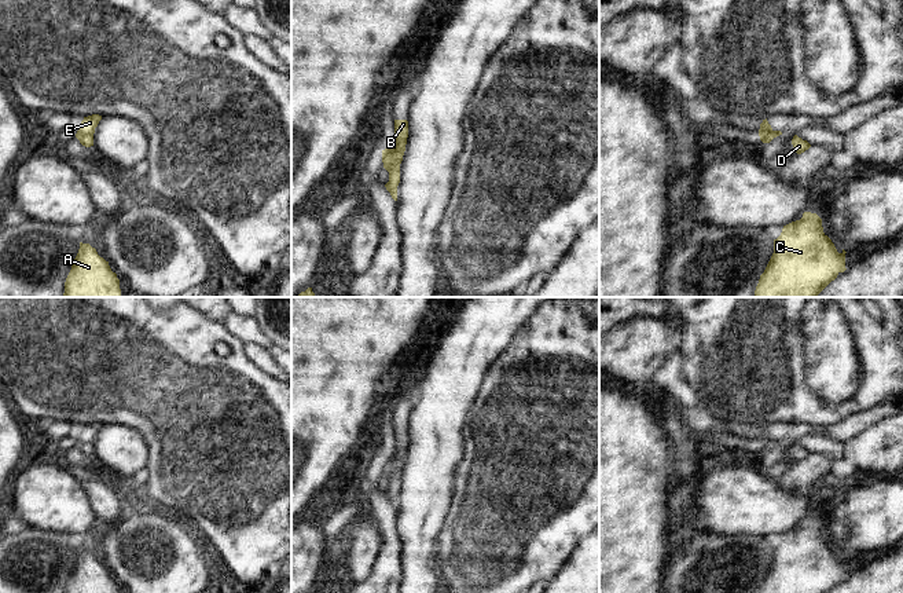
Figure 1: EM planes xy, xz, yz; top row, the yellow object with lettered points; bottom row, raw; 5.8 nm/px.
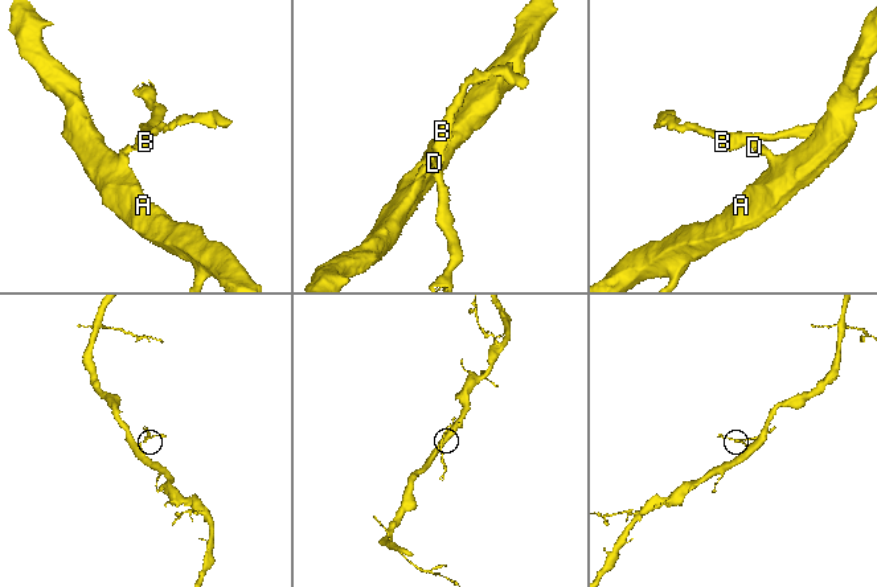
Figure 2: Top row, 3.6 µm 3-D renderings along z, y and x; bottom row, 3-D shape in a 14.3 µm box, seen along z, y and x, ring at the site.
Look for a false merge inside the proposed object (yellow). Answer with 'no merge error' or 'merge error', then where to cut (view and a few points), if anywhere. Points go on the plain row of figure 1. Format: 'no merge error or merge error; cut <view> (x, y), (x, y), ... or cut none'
merge error; cut xz (395, 443), (395, 457), (384, 462)

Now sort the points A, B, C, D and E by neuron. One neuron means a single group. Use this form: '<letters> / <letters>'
A B C D / E

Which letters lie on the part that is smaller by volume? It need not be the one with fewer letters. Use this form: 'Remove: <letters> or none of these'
Remove: E

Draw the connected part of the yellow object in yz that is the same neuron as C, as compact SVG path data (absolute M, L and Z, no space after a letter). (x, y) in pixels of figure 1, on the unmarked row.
M804 520L800 528L783 534L781 543L774 548L774 561L757 593L829 593L847 578L845 561L844 557L838 561L832 548L823 541L822 527L816 521Z

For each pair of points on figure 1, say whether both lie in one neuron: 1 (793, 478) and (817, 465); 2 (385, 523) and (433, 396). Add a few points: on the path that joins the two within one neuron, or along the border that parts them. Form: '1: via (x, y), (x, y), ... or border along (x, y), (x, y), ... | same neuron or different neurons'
1: via (799, 478), (811, 468) | same neuron
2: border along (395, 509), (396, 534), (400, 541) | different neurons

